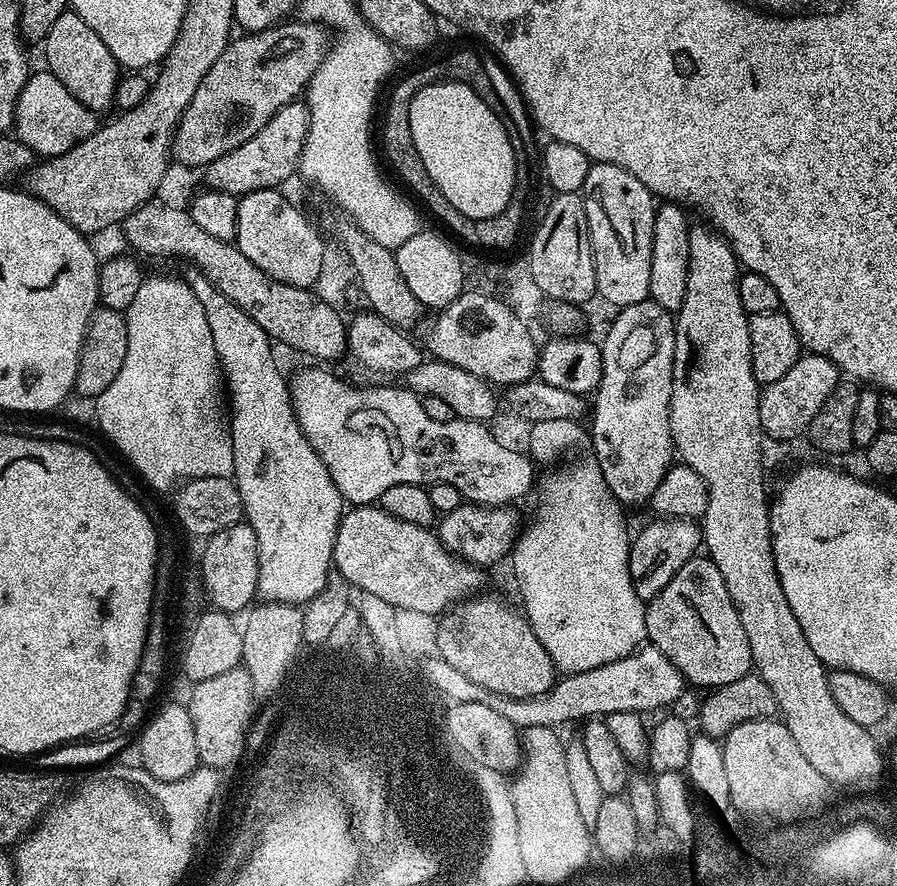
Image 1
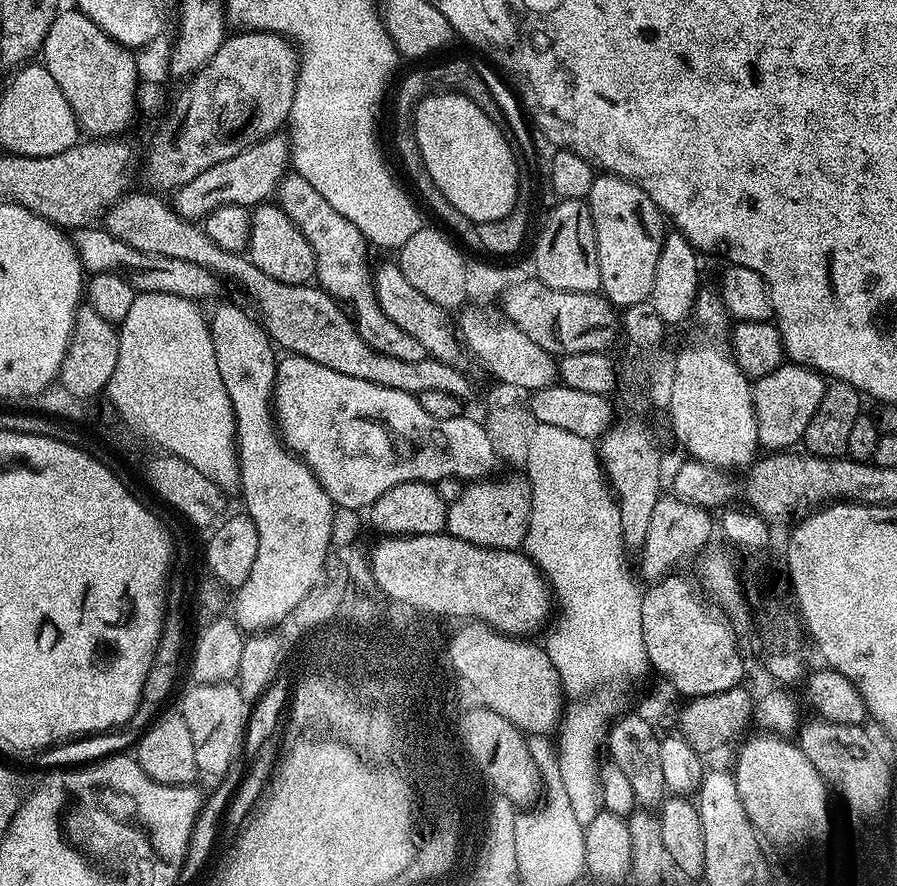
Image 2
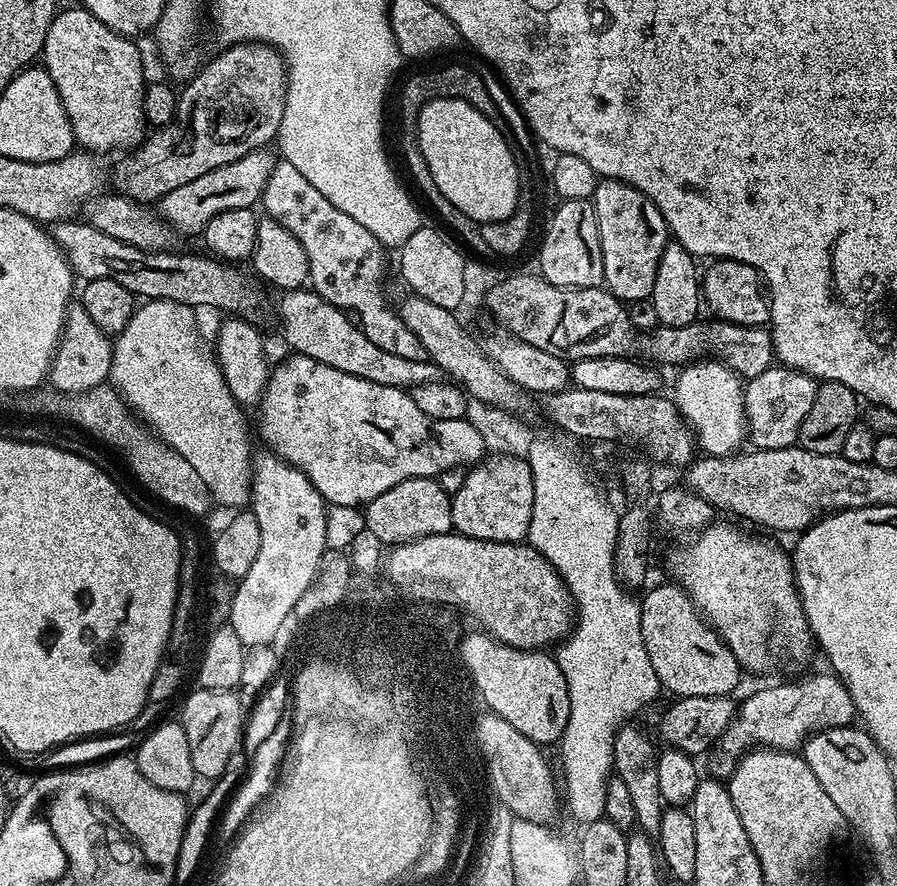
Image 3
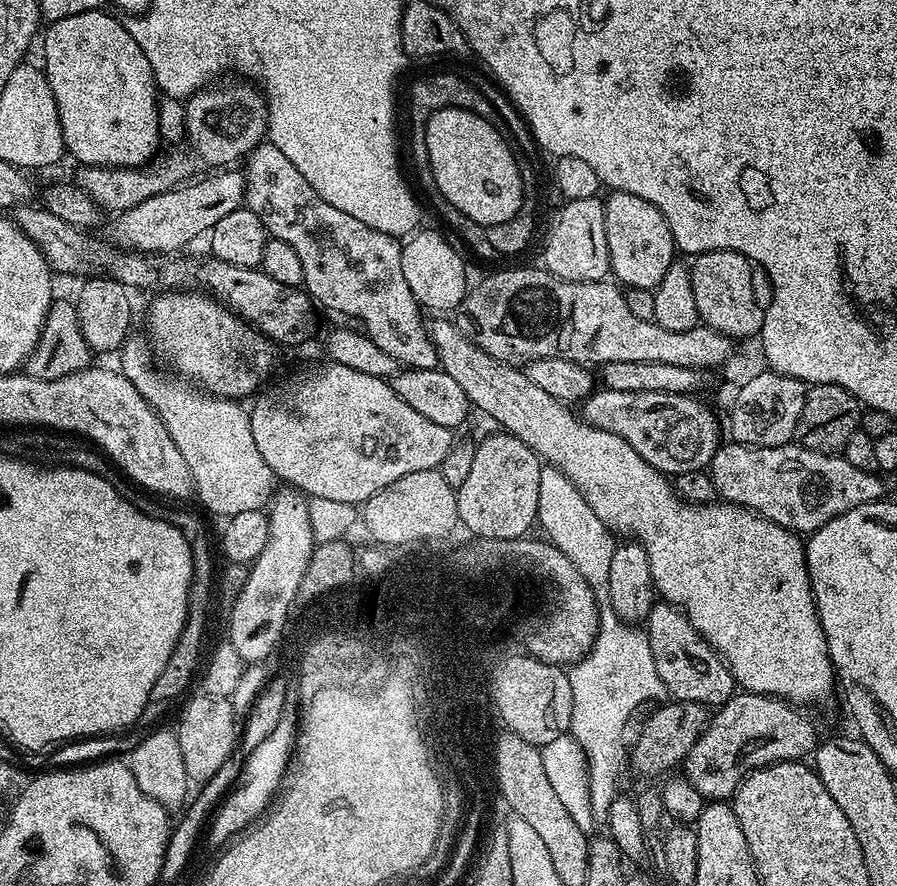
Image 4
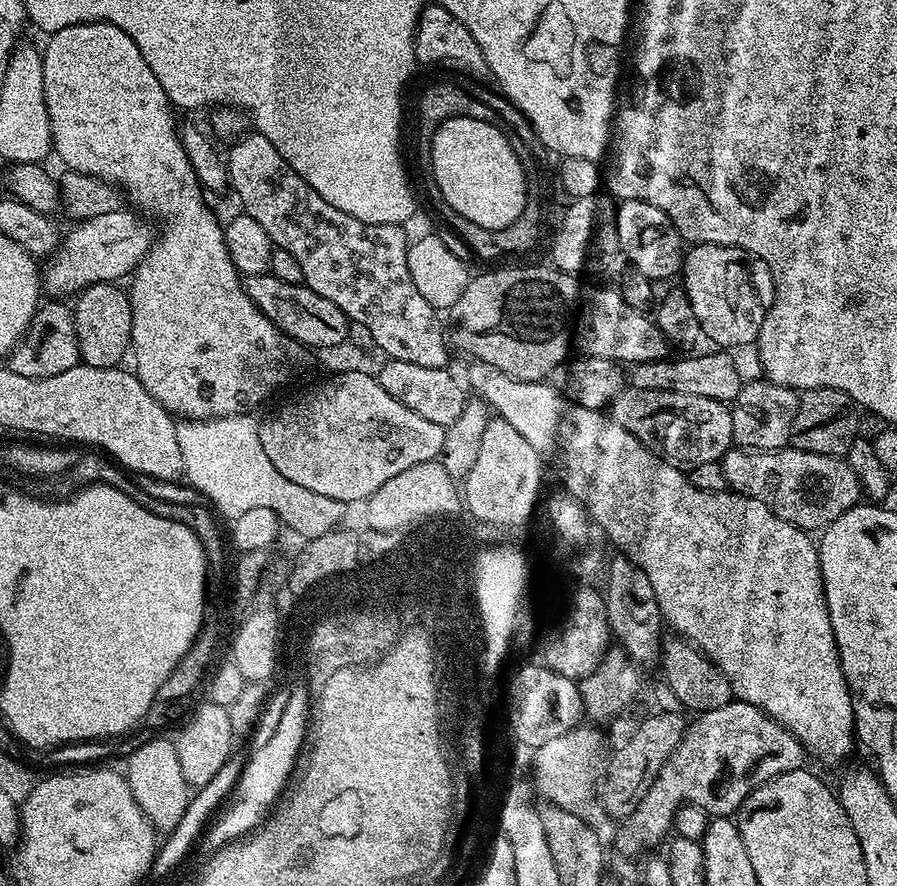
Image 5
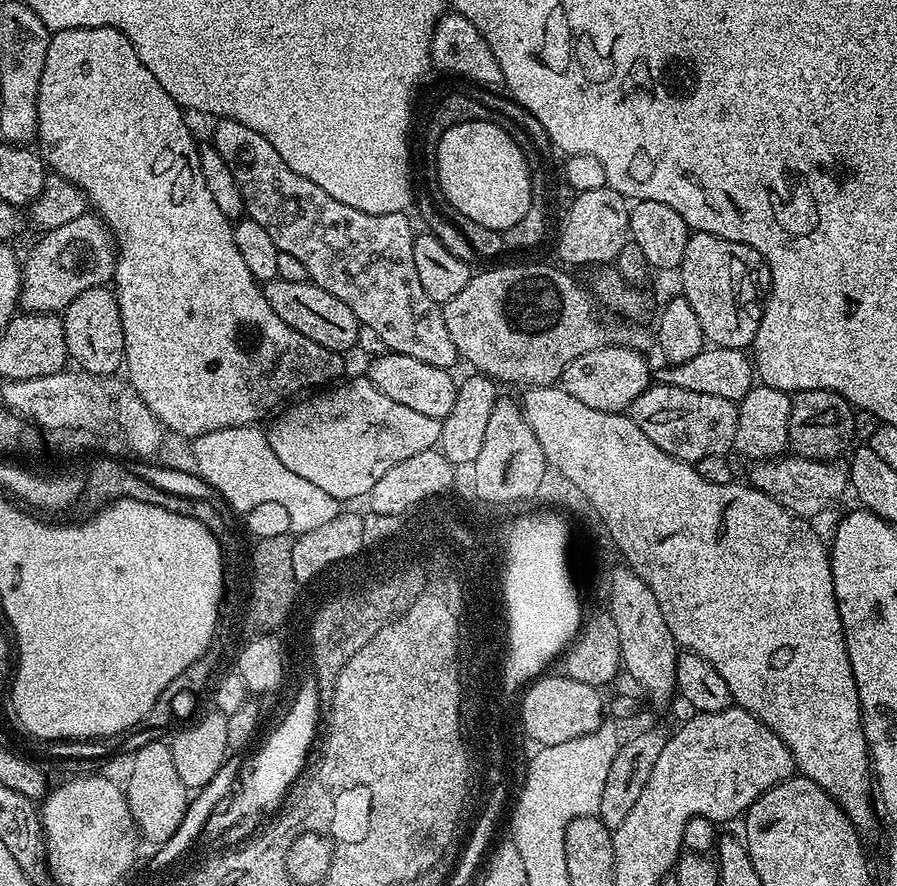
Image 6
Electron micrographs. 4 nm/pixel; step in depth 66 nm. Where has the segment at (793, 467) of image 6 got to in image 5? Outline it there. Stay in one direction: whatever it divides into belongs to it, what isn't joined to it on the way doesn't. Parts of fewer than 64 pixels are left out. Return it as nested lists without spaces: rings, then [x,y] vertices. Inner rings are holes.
[[[733,446],[719,463],[731,491],[758,498],[758,502],[770,506],[778,518],[786,518],[786,522],[805,530],[827,528],[830,522],[862,500],[860,479],[850,470],[847,459],[839,456],[810,454],[791,446],[775,448],[773,452]]]

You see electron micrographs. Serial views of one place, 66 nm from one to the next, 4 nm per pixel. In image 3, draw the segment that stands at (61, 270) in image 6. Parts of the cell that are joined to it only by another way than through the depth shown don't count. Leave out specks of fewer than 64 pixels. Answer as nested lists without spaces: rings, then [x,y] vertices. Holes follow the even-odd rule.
[[[267,147],[256,148],[226,166],[218,166],[218,170],[210,170],[210,174],[202,174],[202,178],[194,178],[194,182],[186,182],[186,186],[178,186],[178,190],[170,190],[170,194],[158,202],[159,215],[177,233],[185,232],[190,236],[194,232],[203,233],[206,222],[226,210],[252,208],[255,200],[257,203],[263,197],[272,168],[278,163],[277,157],[272,157],[268,151]]]

